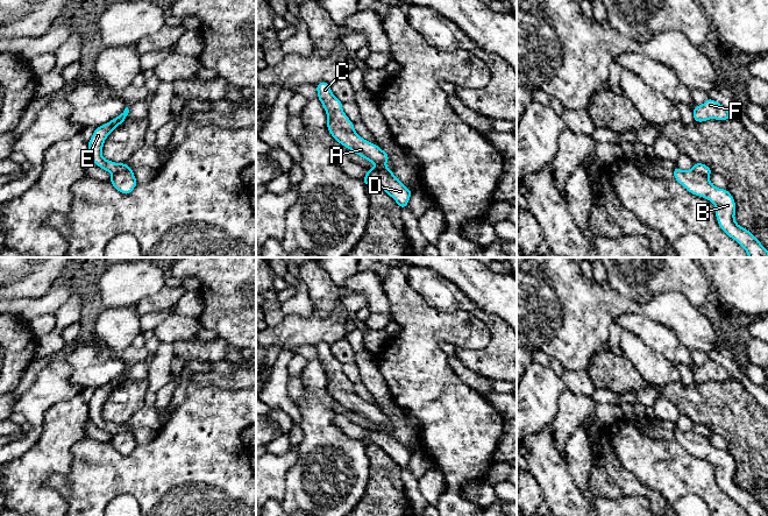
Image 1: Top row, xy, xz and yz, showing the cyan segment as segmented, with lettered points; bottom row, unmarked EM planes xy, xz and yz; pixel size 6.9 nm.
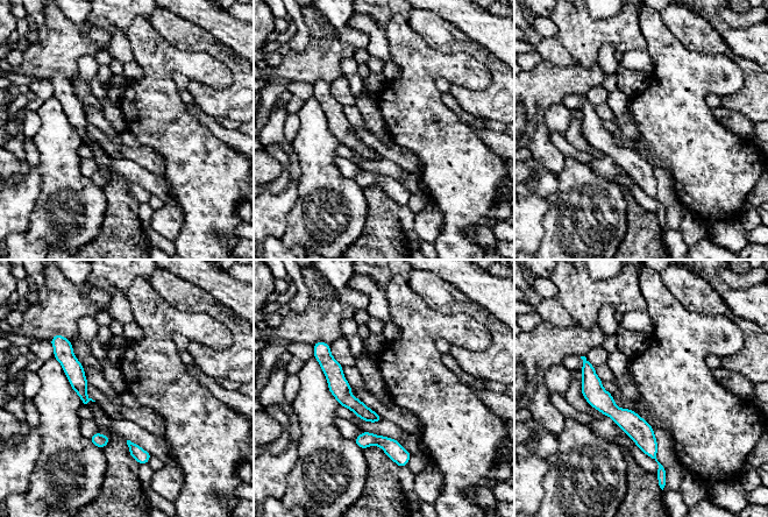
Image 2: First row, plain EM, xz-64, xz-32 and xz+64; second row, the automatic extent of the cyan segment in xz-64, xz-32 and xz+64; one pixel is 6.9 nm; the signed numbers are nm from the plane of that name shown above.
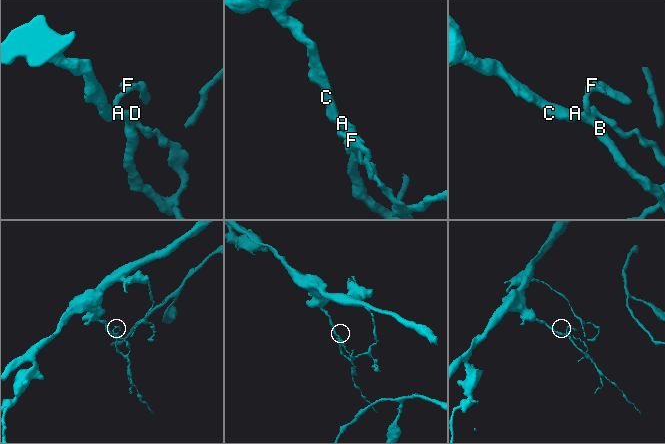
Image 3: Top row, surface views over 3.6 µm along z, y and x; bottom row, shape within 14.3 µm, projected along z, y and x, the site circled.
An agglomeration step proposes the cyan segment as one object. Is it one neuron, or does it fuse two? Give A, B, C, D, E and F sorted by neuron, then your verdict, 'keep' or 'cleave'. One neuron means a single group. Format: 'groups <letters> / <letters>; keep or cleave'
groups A B C D E F; keep

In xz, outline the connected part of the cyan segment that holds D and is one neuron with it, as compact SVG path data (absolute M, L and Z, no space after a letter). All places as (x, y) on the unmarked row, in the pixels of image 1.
M321 342L315 346L318 360L323 366L327 374L327 389L332 397L342 407L362 417L364 420L377 425L377 429L368 430L367 437L361 440L365 446L379 446L390 458L392 458L400 469L405 469L410 462L412 452L407 450L385 427L390 417L377 405L362 400L354 390L354 383L344 375L342 363L332 354L330 346Z

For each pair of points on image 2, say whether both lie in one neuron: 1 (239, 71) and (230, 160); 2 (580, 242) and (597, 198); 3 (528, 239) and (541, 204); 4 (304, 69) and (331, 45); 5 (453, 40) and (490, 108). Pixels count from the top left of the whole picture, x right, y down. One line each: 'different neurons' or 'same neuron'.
1: different neurons
2: same neuron
3: same neuron
4: same neuron
5: same neuron

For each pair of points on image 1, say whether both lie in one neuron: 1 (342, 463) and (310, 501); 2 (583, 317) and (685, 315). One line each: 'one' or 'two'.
1: one
2: one

